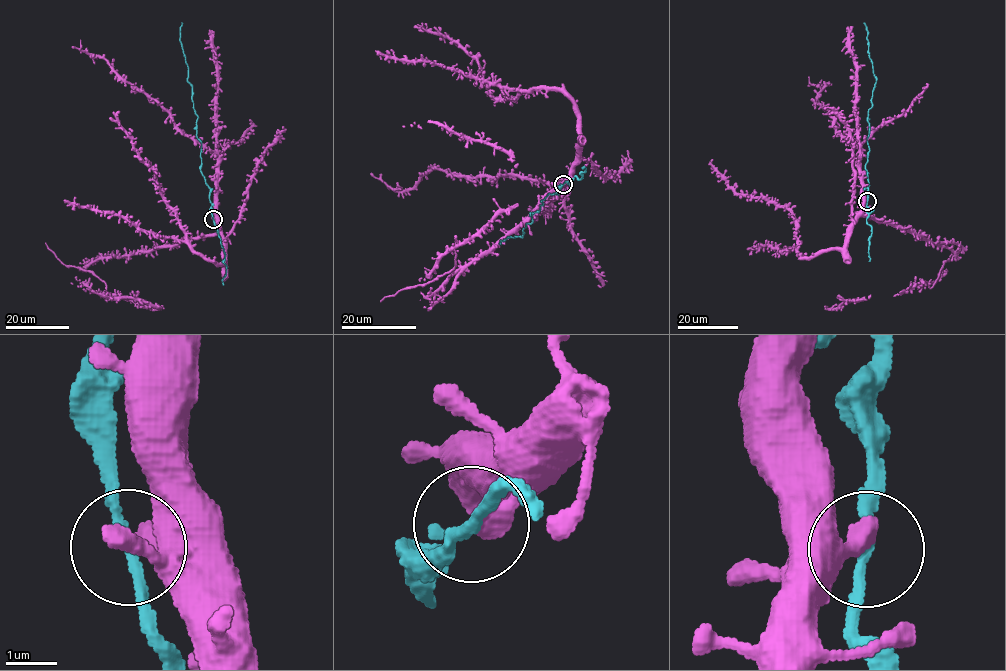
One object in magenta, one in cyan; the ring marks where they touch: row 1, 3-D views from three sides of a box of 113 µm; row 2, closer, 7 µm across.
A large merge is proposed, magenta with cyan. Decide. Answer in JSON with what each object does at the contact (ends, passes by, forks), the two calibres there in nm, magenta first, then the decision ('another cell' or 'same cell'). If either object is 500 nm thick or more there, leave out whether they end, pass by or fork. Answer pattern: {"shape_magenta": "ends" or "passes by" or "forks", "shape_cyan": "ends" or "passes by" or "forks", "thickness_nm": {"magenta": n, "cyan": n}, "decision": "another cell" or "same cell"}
{"shape_magenta": "ends", "shape_cyan": "passes by", "thickness_nm": {"magenta": 420, "cyan": 190}, "decision": "same cell"}

